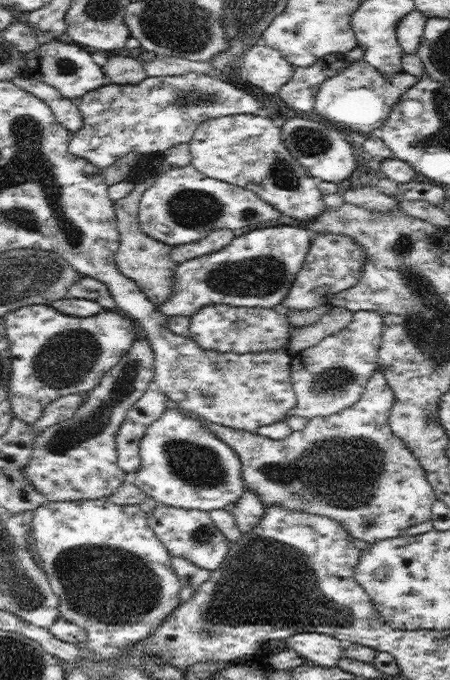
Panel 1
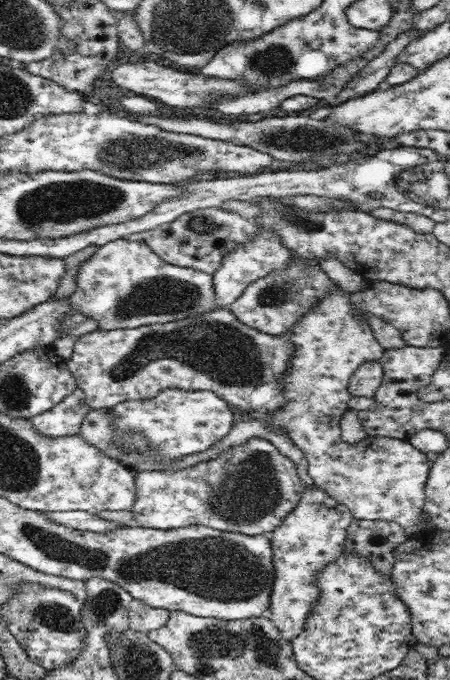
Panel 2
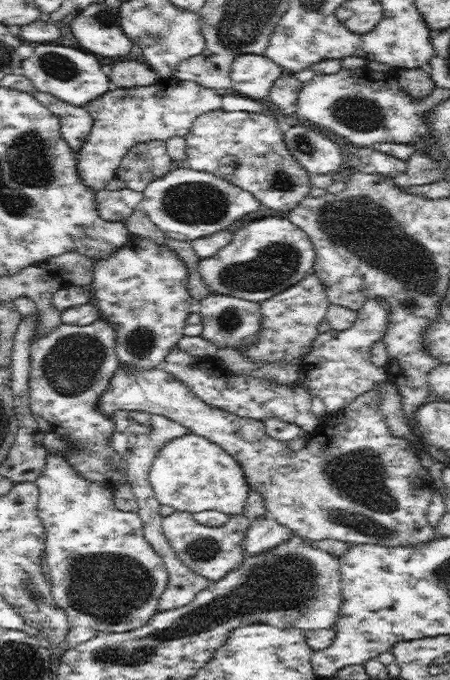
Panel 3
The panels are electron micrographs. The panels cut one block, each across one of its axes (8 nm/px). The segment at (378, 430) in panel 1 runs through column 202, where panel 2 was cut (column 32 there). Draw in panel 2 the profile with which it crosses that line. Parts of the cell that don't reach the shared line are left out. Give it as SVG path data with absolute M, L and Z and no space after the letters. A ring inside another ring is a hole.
M77 386L72 390L72 394L62 398L62 402L52 406L50 410L45 410L42 414L32 417L31 421L40 434L52 438L78 435L80 424L90 410L84 391Z

